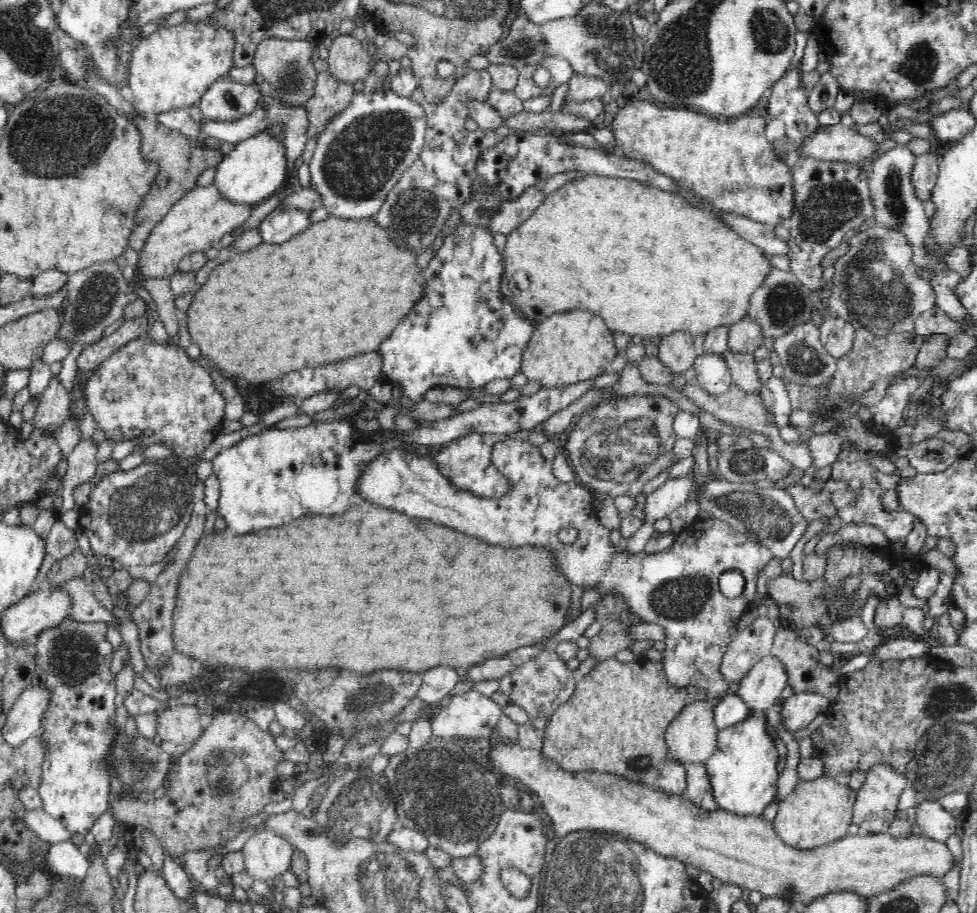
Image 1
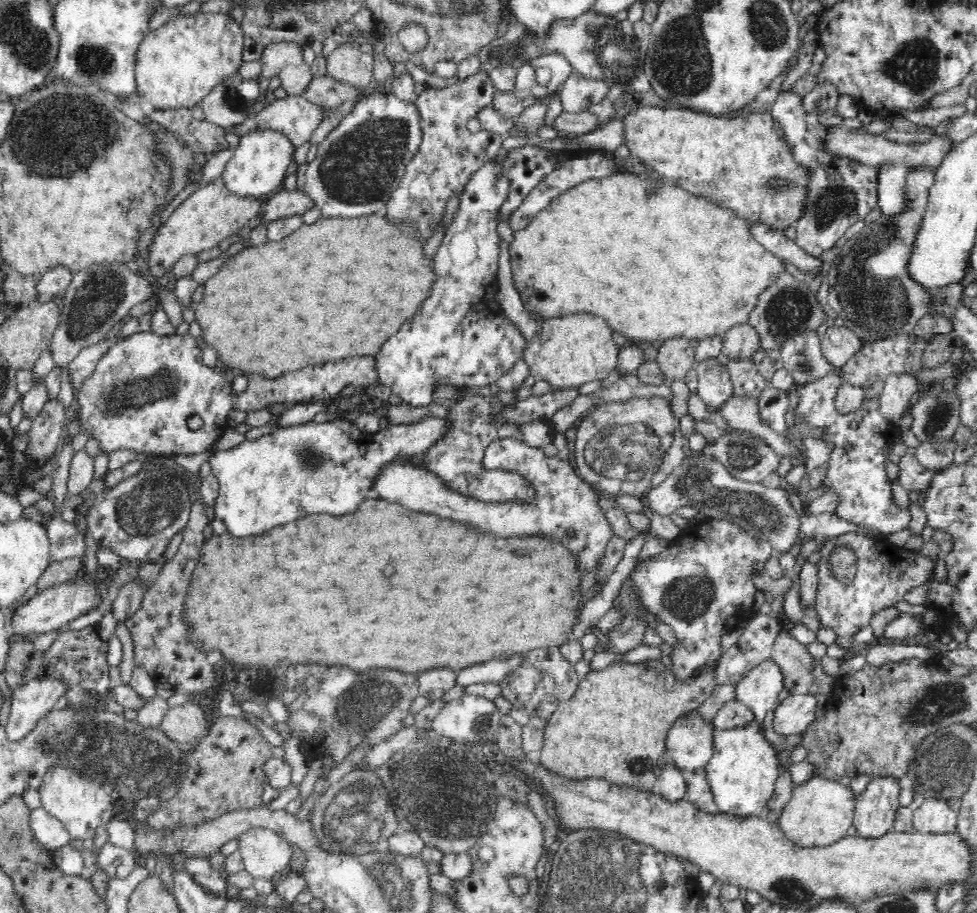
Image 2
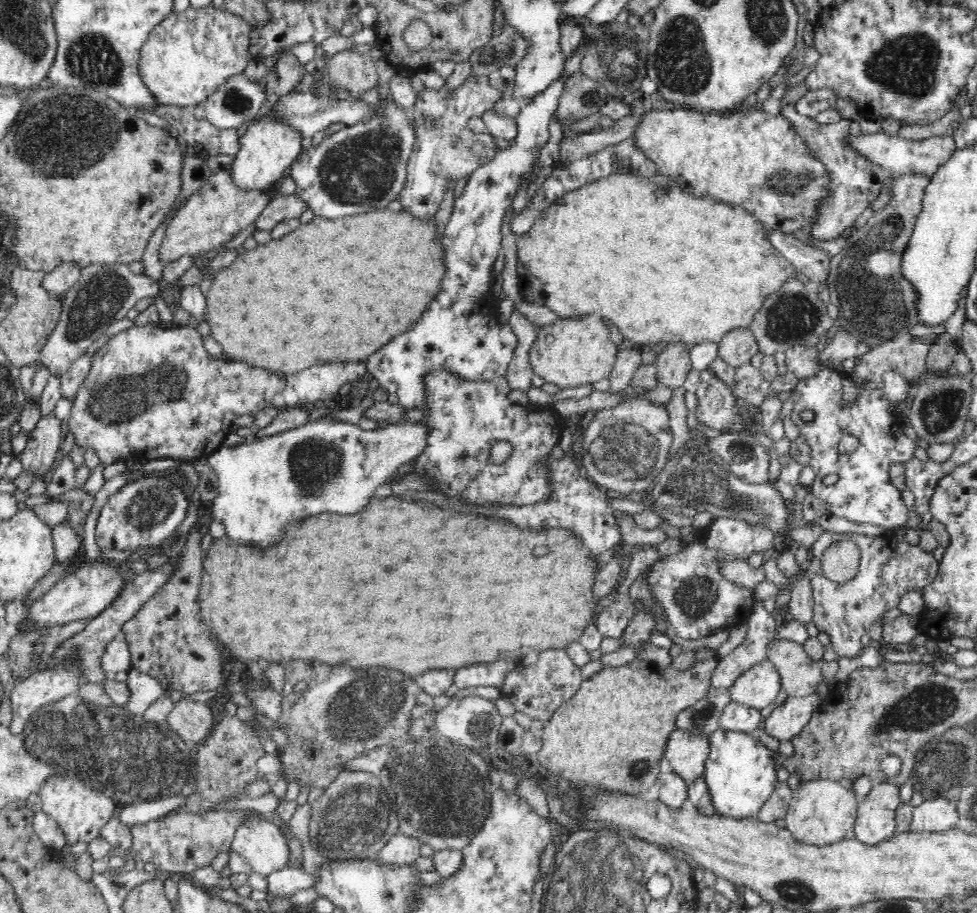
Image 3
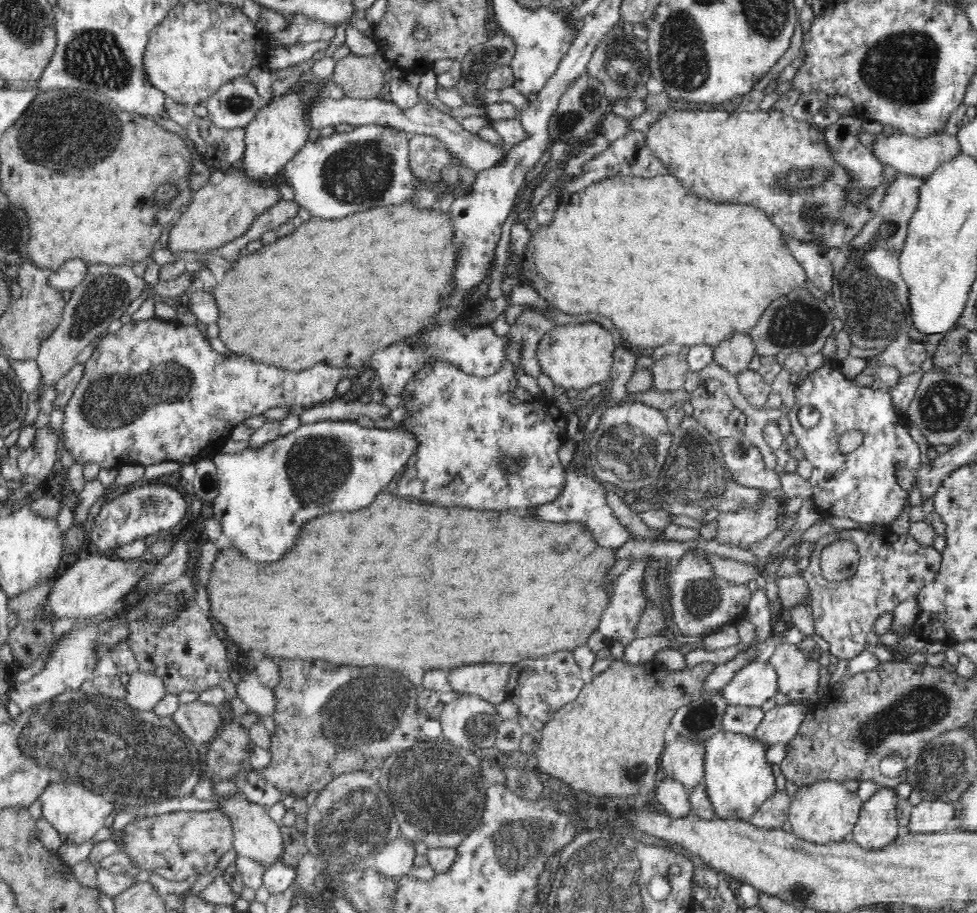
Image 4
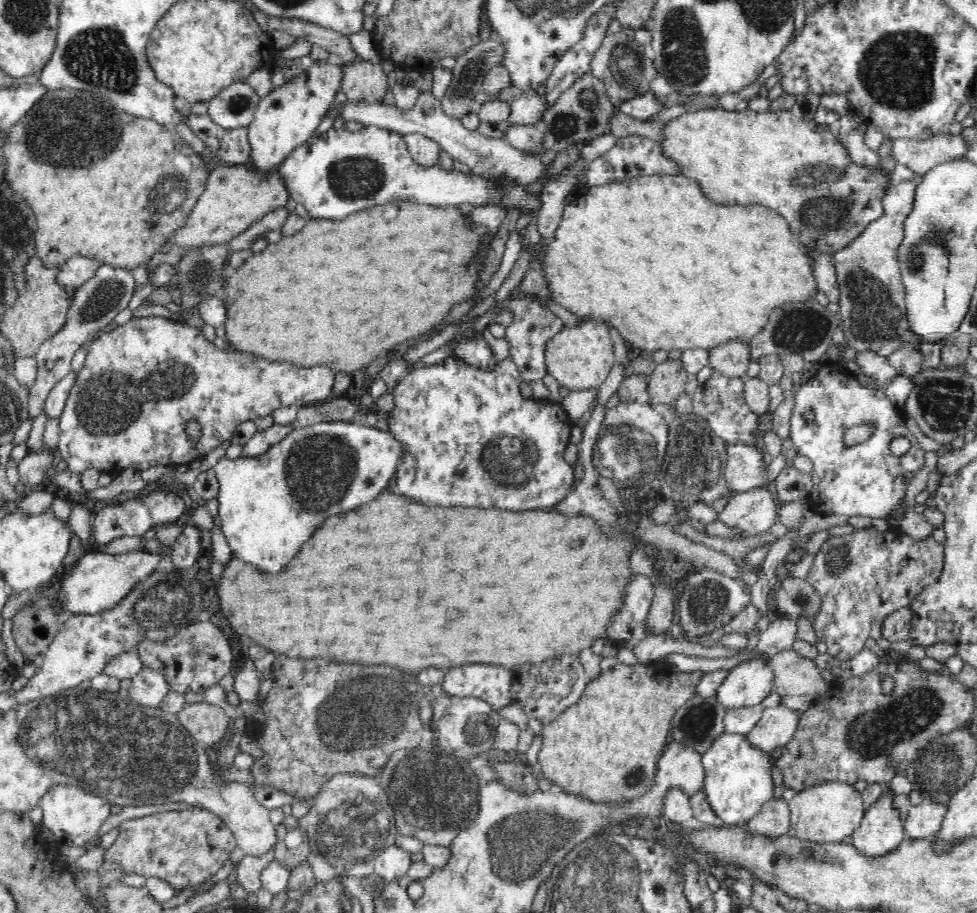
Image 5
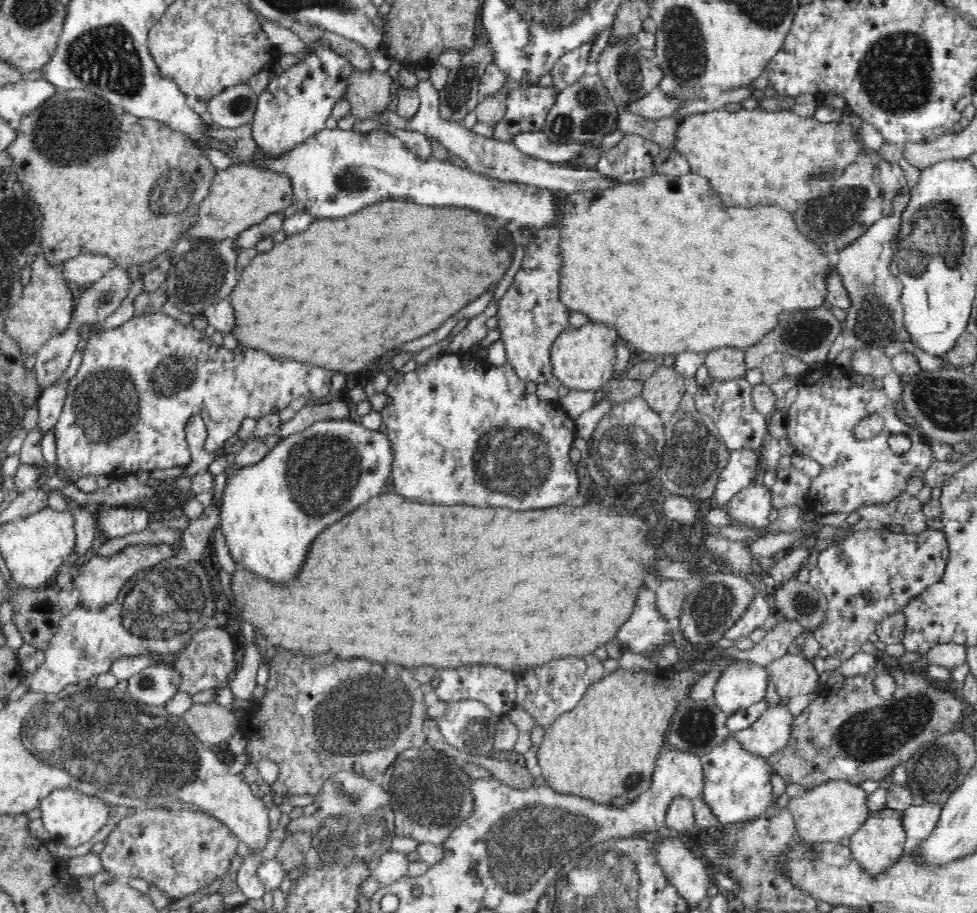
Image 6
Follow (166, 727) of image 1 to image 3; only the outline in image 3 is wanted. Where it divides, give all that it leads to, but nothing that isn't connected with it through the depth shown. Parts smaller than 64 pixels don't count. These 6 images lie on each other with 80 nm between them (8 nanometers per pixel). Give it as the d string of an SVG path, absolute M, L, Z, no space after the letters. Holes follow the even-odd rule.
M181 701L176 704L176 711L170 712L167 723L191 745L202 744L214 730L214 712L208 704Z

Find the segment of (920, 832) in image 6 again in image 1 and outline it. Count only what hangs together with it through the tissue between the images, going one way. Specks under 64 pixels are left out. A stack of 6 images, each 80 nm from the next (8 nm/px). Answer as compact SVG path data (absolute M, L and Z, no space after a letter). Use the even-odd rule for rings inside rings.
M926 799L914 807L915 823L922 834L941 841L956 832L957 818L944 810L938 801Z

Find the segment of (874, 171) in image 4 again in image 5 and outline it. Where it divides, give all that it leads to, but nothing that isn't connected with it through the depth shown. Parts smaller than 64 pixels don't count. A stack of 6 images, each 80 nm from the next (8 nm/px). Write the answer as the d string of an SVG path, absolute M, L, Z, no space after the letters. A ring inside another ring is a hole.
M850 114L838 119L835 128L841 142L849 148L853 162L866 163L869 168L878 168L879 154L864 144L864 133L867 125L866 119L856 114Z

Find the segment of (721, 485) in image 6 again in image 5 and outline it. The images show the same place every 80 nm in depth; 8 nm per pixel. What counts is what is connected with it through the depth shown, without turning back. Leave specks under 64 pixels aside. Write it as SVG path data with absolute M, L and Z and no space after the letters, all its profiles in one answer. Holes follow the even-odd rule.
M738 442L728 445L727 448L729 458L723 477L726 479L728 494L712 502L712 509L717 514L722 512L732 494L738 494L738 492L754 487L772 487L759 446Z

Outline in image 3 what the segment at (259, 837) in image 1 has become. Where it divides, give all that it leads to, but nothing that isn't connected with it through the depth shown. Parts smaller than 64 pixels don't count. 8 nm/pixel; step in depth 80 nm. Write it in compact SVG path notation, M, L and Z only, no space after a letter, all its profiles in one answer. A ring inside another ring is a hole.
M255 810L250 811L247 817L242 817L235 830L231 850L244 858L254 871L266 876L272 871L280 870L287 864L289 858L289 845L280 827L272 821L271 816Z

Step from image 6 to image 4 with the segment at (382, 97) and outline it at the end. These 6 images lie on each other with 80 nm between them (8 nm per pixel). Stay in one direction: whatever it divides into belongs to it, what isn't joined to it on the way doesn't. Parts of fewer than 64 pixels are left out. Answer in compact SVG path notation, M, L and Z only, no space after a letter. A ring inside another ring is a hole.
M349 54L335 64L331 76L348 98L376 98L382 92L386 78L371 58Z

